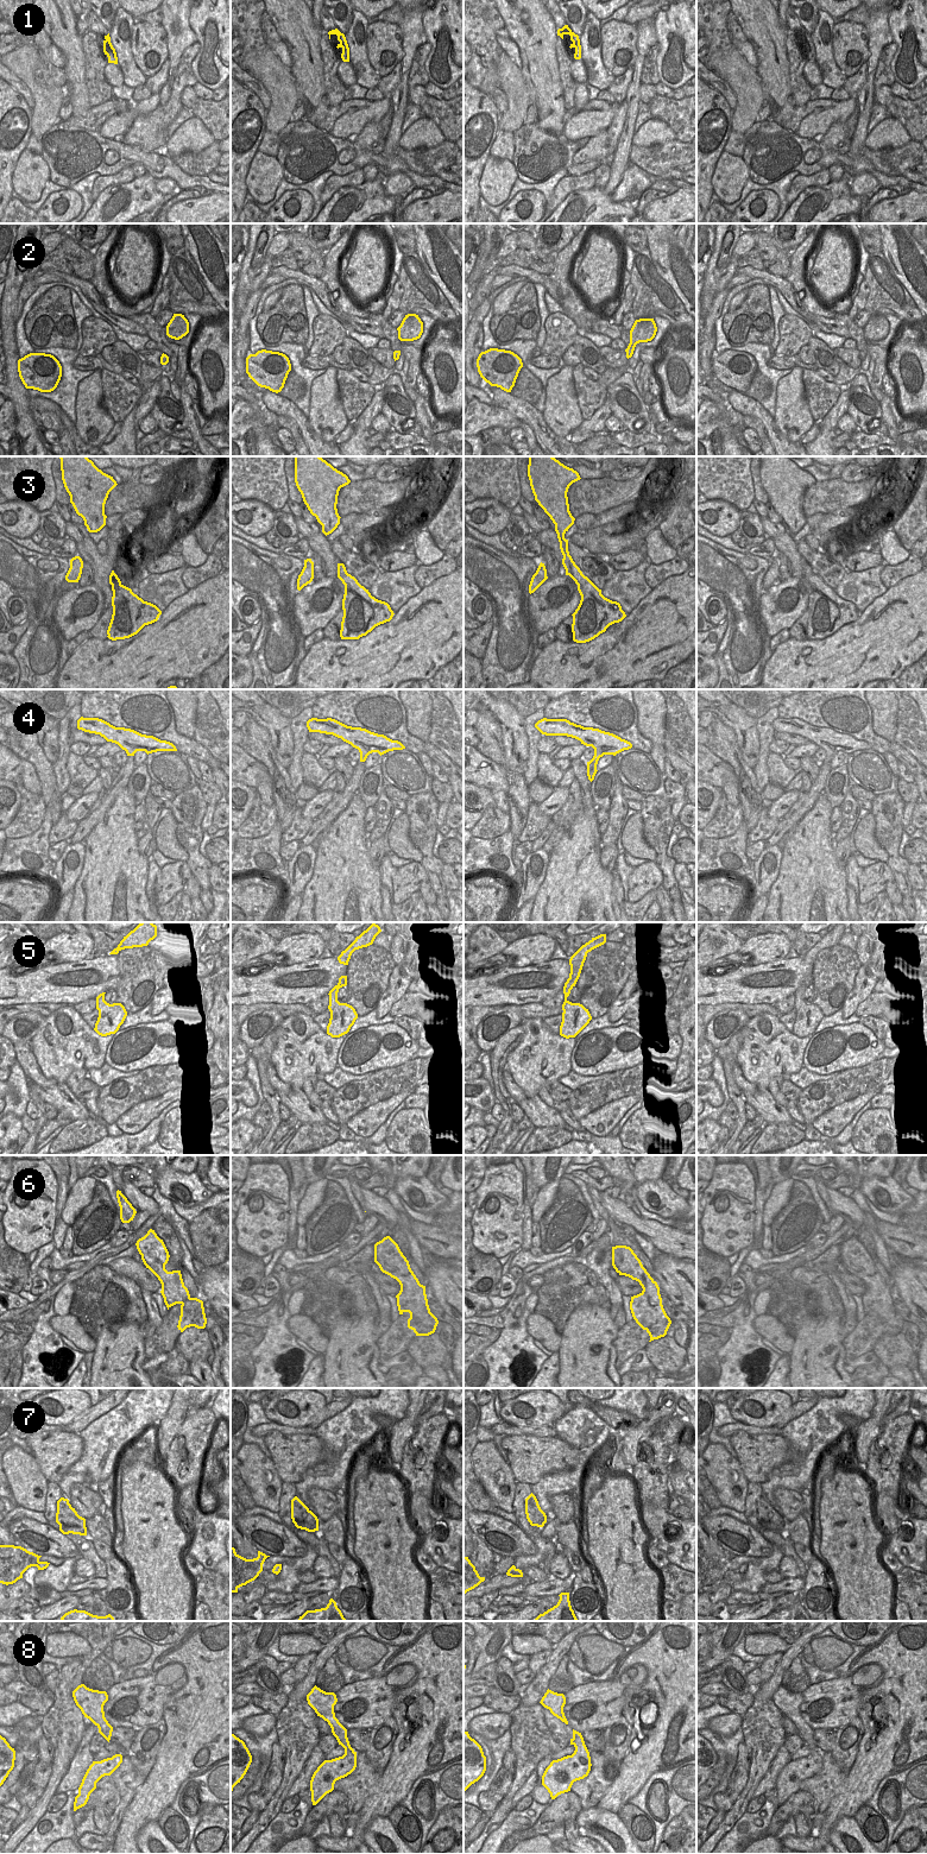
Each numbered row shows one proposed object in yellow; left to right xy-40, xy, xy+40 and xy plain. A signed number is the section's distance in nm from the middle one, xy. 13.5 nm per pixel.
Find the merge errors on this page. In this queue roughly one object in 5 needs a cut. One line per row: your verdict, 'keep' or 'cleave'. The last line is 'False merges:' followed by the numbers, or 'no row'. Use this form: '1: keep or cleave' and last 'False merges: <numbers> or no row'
1: keep
2: keep
3: keep
4: keep
5: keep
6: keep
7: keep
8: keep
False merges: no row

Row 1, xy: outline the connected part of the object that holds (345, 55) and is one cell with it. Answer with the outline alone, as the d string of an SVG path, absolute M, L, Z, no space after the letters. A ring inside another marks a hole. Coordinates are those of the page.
M338 29L329 31L328 34L329 34L329 39L330 39L332 34L336 34L338 36L338 40L340 43L338 44L336 48L338 49L339 48L342 49L341 58L342 58L343 62L349 62L349 48L348 48L348 44L347 44L345 34L341 33Z

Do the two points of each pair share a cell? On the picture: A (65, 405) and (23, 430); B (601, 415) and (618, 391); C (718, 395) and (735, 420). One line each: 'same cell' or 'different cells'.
A: different cells
B: different cells
C: different cells

